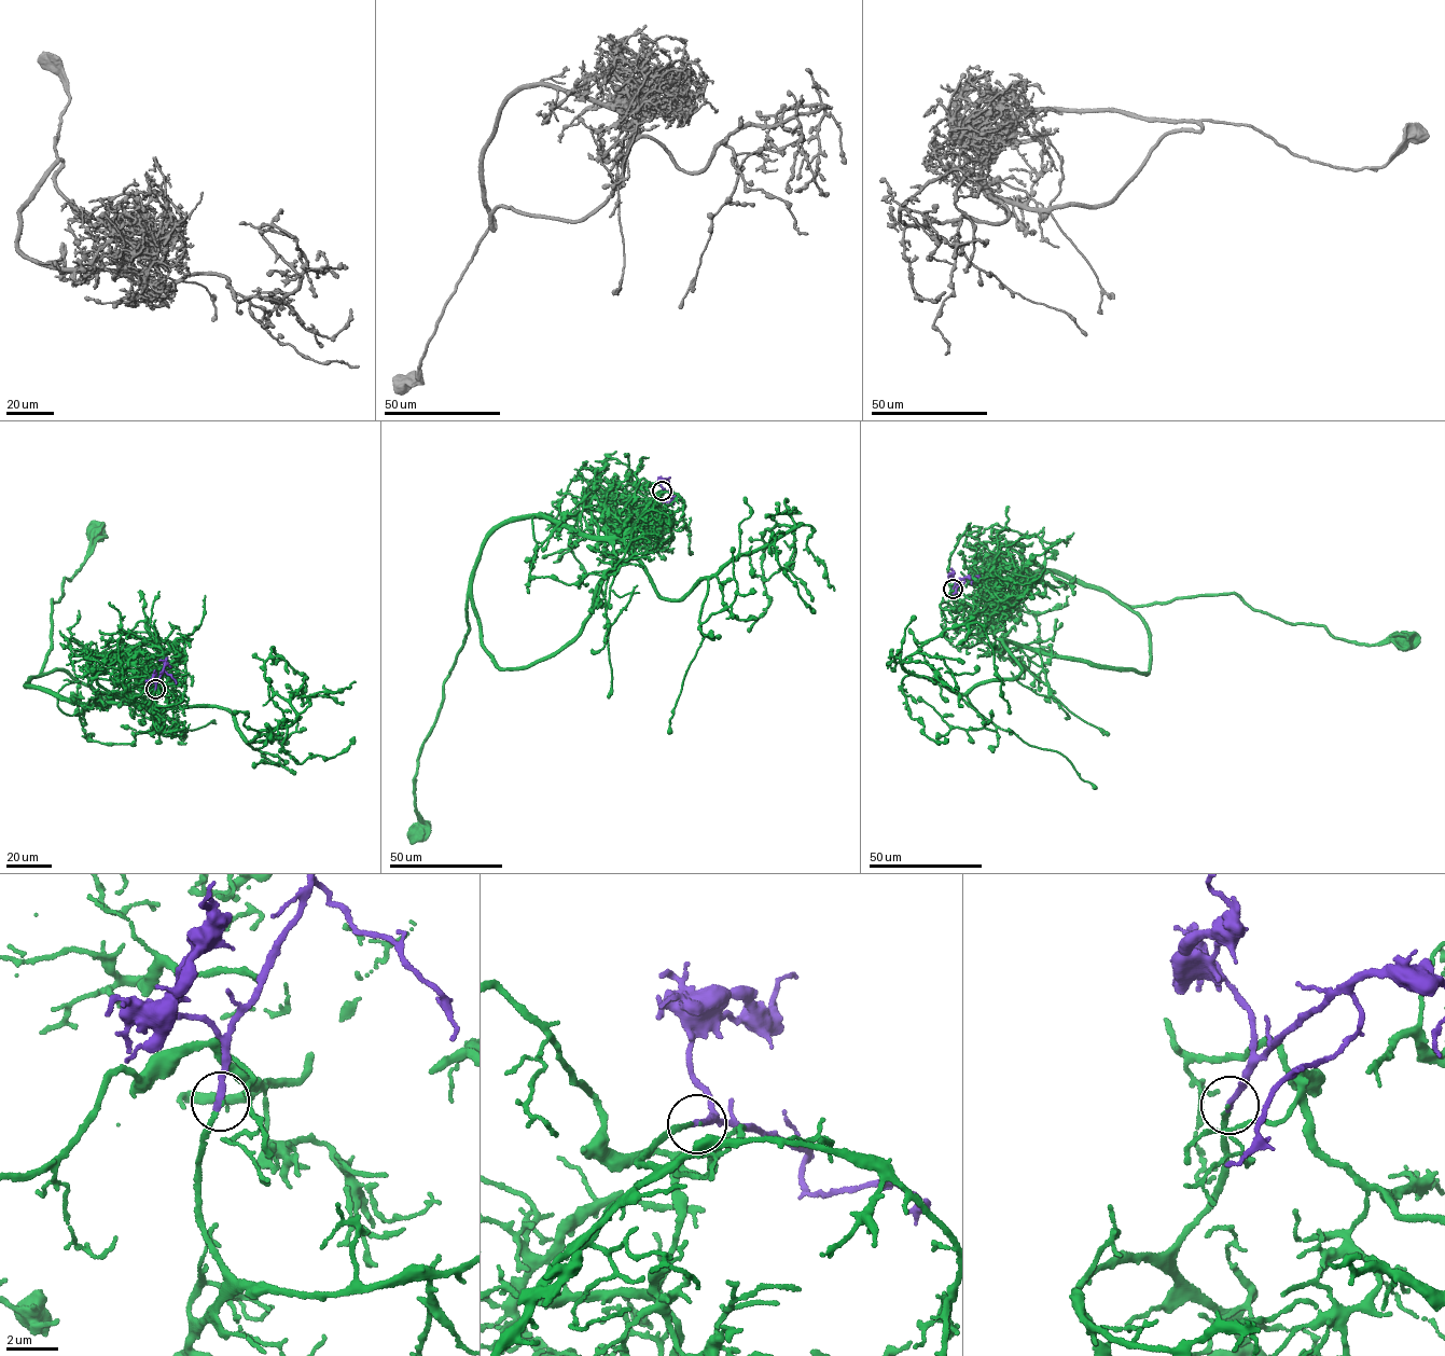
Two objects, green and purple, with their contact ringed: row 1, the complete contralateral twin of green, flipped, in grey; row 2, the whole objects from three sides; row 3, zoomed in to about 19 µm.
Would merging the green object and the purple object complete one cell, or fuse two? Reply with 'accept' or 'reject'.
accept

